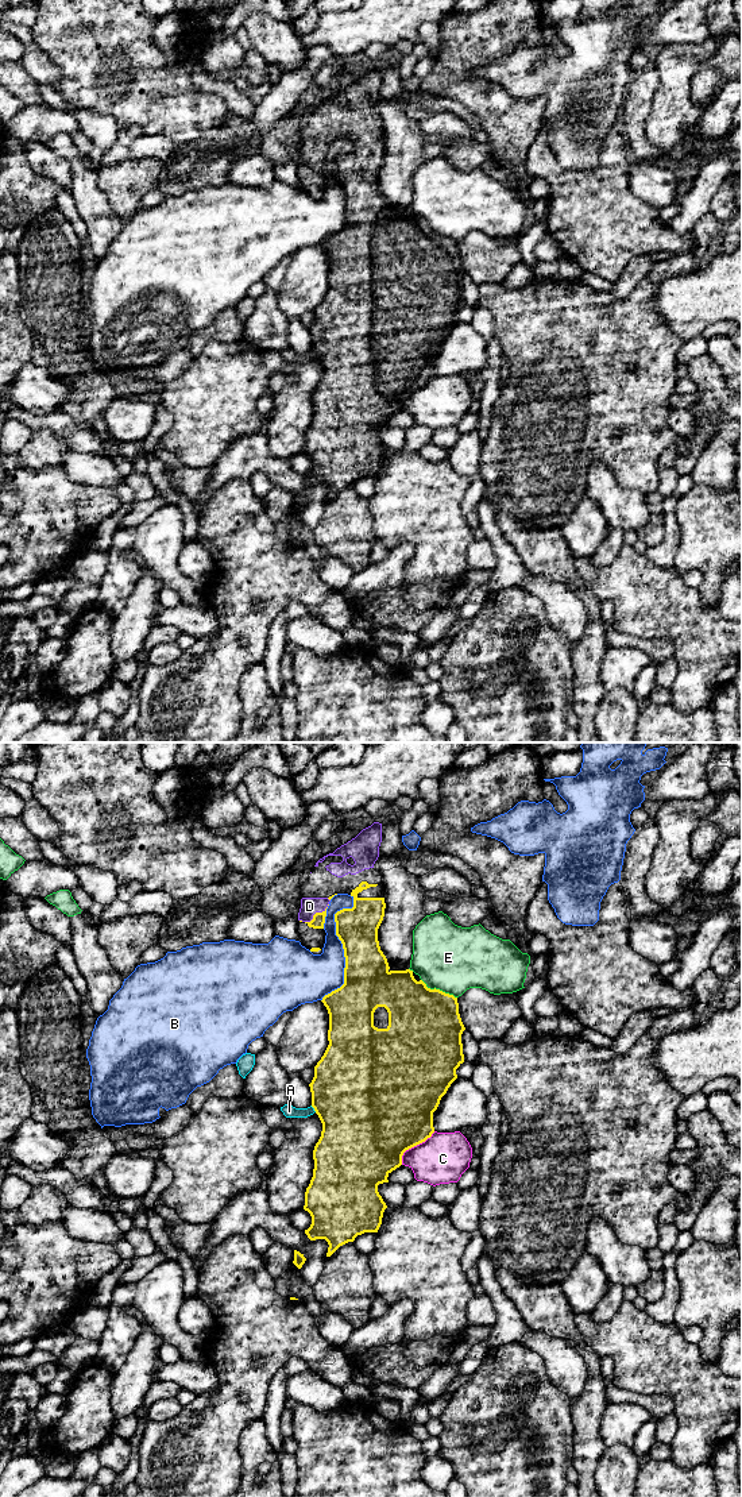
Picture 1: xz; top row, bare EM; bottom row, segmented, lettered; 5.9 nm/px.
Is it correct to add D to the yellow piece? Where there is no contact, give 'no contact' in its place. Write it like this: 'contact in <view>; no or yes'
contact in xz; yes

